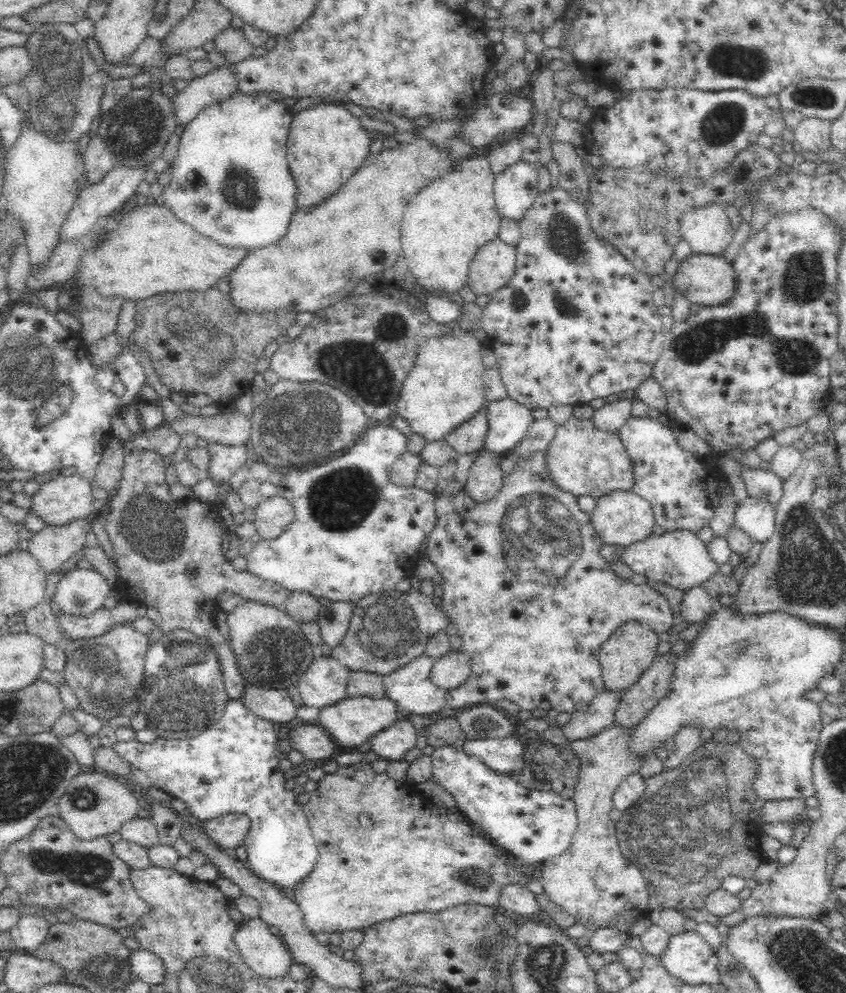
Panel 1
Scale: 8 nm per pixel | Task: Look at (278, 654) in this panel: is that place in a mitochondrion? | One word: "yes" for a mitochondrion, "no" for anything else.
yes

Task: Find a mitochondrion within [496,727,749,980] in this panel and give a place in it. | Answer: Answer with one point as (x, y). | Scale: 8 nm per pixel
(676, 829)

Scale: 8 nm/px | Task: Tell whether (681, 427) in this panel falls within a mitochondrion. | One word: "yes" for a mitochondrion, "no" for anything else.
no

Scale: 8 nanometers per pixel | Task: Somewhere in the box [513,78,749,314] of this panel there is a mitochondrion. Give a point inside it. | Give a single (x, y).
(561, 236)

